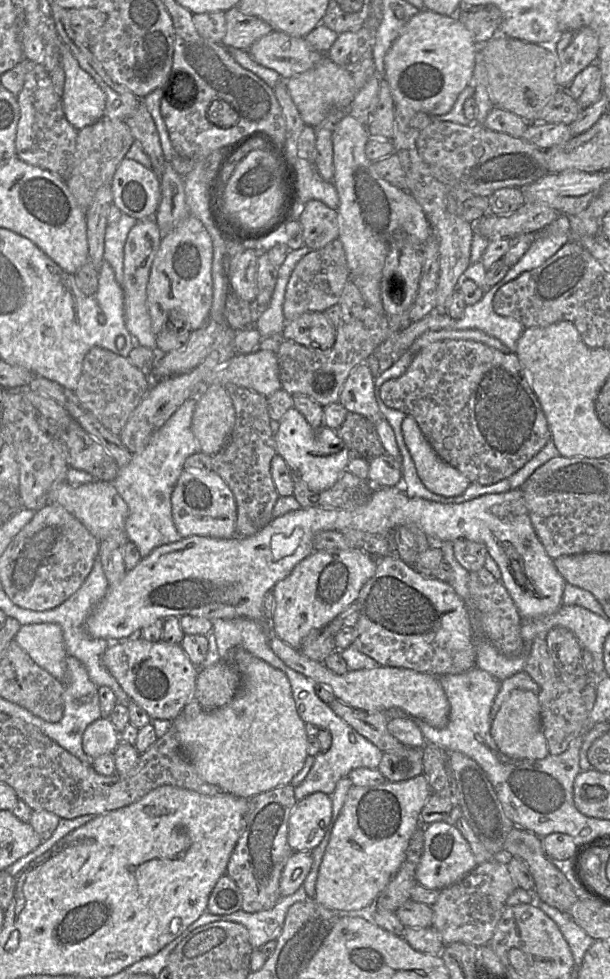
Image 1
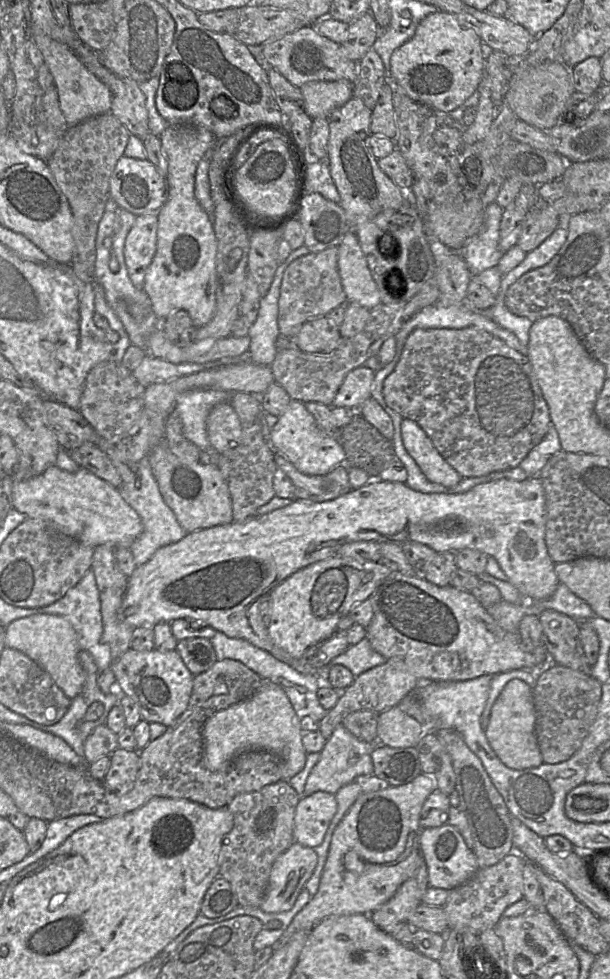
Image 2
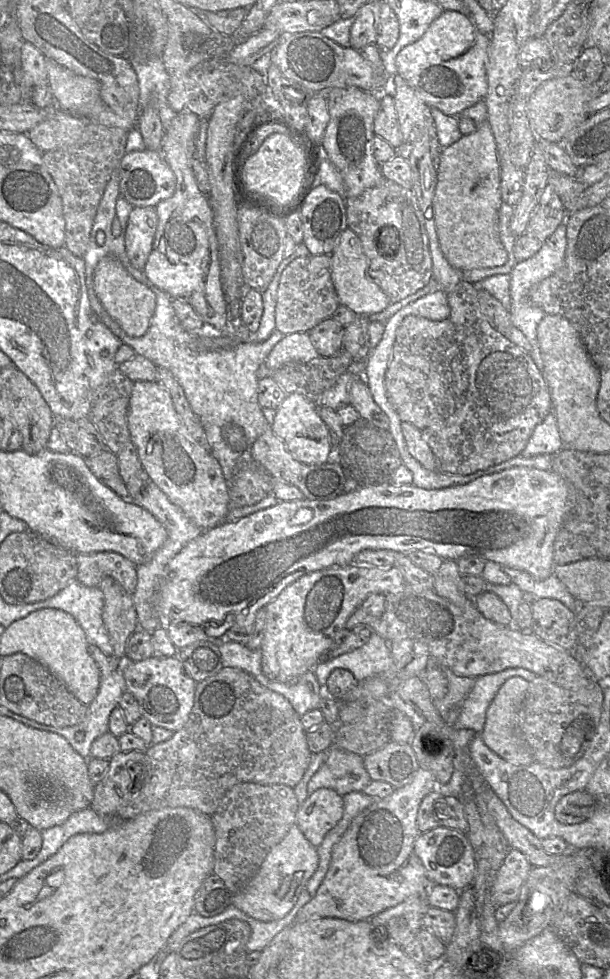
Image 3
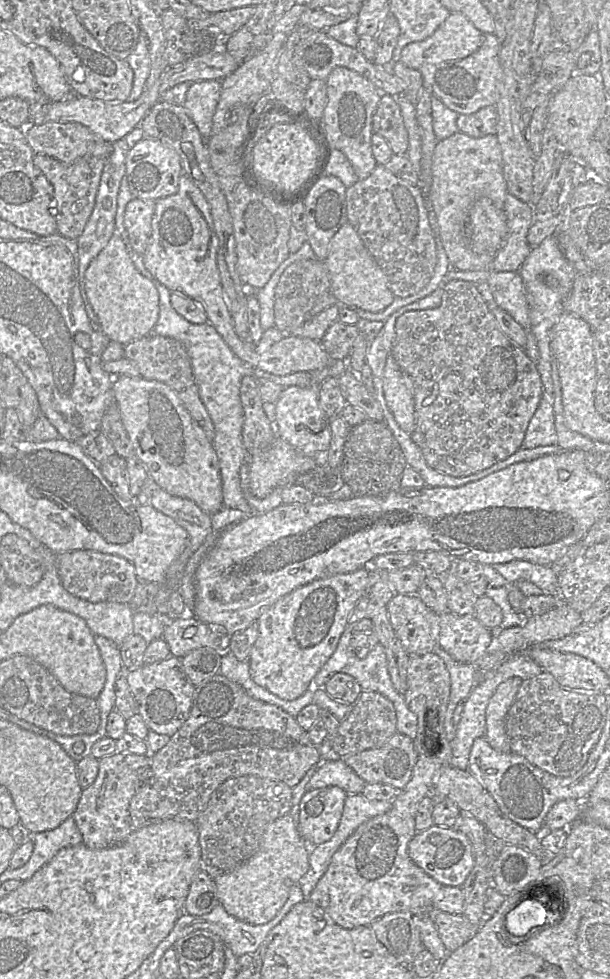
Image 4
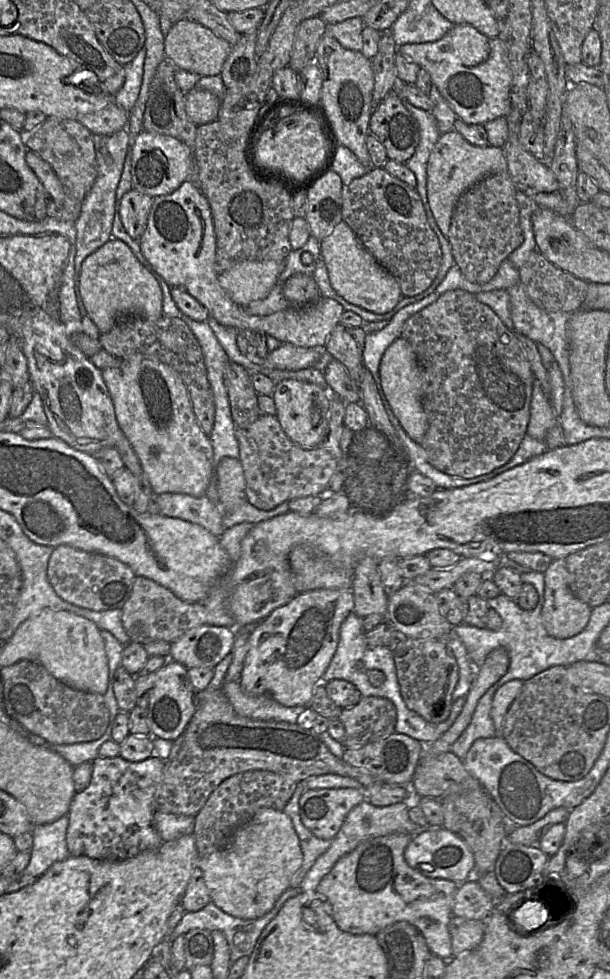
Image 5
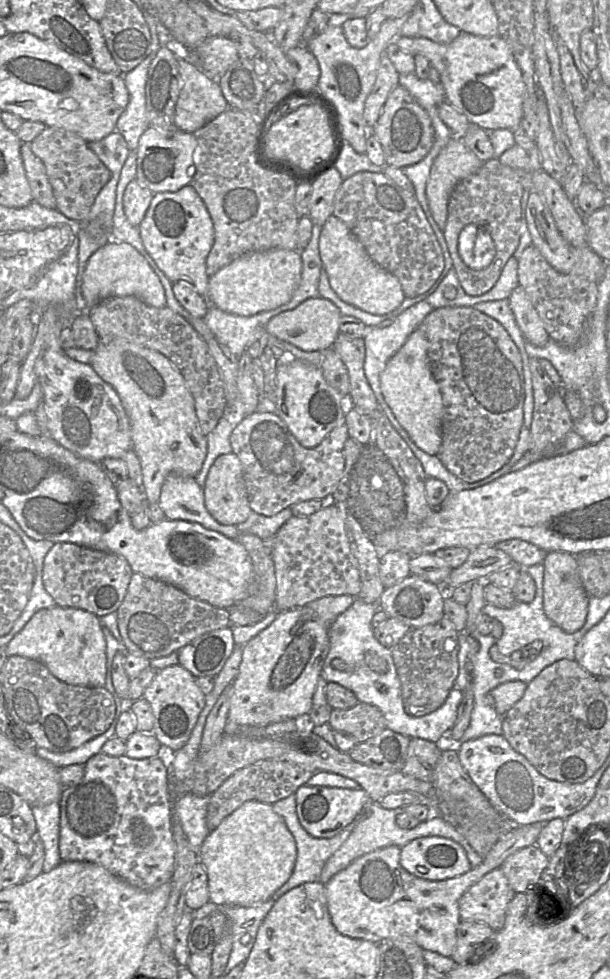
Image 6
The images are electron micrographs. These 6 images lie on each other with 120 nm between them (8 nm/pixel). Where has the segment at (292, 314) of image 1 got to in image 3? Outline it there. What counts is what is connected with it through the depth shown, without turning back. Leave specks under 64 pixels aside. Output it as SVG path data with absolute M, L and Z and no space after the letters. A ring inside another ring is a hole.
M331 254L301 256L283 270L275 307L275 327L282 334L308 332L320 322L331 318L340 305L331 276Z

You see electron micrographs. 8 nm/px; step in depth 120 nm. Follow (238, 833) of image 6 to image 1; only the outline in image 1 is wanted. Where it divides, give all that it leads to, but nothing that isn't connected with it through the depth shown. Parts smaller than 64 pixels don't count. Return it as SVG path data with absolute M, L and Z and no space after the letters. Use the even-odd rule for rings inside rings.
M294 852L284 866L279 882L281 897L294 894L304 883L313 864L311 852Z

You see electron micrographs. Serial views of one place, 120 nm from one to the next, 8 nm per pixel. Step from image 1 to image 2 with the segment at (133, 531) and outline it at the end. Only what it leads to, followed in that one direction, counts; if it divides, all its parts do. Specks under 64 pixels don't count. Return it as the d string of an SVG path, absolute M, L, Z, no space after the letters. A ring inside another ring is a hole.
M197 389L179 394L175 402L174 409L181 419L184 436L202 451L206 451L213 464L217 464L221 454L208 440L206 421L214 406L230 402L231 394L215 389ZM148 456L137 464L137 477L135 482L123 482L117 489L122 498L137 512L143 524L142 533L129 548L136 566L140 566L149 561L159 548L180 541L188 533L176 522L176 517L174 519L171 513L173 511L169 506L167 507L152 472Z

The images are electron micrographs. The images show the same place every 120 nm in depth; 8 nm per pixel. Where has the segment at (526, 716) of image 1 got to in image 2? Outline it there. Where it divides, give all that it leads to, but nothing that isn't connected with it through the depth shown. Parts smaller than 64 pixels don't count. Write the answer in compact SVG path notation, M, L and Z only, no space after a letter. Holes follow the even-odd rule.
M520 679L510 680L492 706L490 720L484 730L487 741L507 767L523 770L543 763L535 735L535 708L532 688Z

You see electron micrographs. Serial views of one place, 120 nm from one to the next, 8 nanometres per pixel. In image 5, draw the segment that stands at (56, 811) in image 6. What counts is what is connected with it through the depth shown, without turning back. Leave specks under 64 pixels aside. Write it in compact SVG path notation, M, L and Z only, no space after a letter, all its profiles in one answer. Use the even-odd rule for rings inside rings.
M65 815L49 824L33 825L31 858L21 873L39 878L55 862L69 856L66 844L68 824L69 818Z

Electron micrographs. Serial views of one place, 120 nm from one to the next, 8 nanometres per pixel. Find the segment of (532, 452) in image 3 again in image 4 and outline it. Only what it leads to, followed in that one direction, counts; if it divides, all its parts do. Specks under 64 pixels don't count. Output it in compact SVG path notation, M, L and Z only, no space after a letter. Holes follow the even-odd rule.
M544 392L528 424L522 448L532 449L539 446L557 445L557 442L553 401L549 401Z

